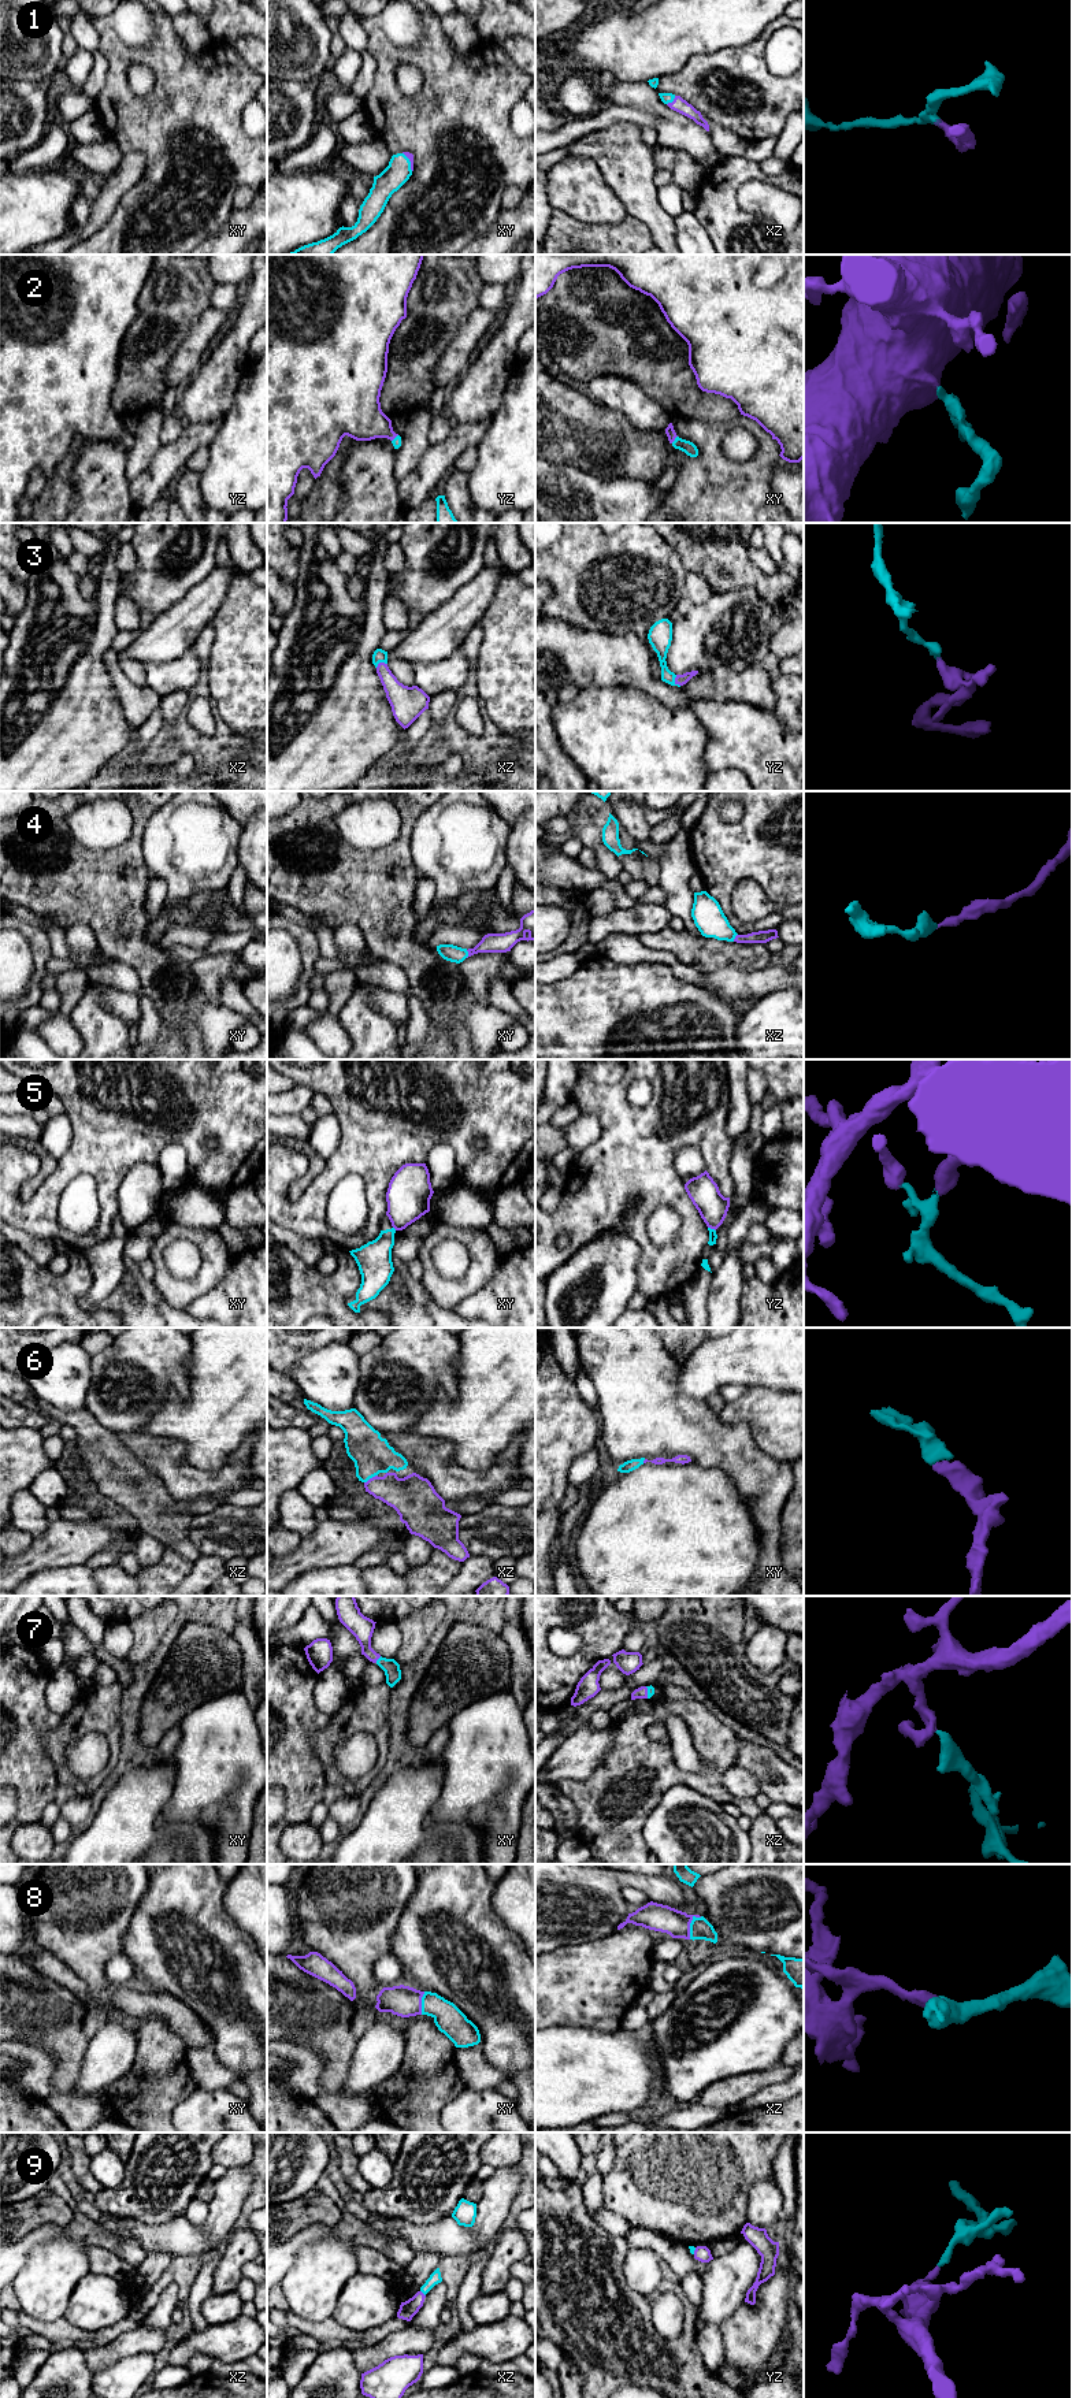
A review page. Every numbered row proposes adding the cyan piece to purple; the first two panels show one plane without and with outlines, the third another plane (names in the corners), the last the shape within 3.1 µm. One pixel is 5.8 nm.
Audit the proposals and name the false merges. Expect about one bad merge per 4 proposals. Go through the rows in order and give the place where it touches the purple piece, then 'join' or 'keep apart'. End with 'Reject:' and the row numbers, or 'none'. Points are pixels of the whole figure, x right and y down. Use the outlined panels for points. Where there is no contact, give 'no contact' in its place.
1: meets purple in xz at (672, 101); join
2: meets purple in xy at (674, 440); join
3: meets purple in yz at (675, 680); join
4: meets purple in xy at (468, 954); join
5: meets purple in yz at (712, 1228); keep apart
6: meets purple in xz at (370, 1478); join
7: meets purple in xy at (378, 1658); join
8: meets purple in xz at (689, 1925); join
9: meets purple in xz at (422, 2293); join
Reject: 5

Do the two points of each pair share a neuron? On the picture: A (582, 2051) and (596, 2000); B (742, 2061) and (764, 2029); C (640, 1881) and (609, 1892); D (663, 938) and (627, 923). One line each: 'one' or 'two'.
A: two
B: one
C: one
D: two

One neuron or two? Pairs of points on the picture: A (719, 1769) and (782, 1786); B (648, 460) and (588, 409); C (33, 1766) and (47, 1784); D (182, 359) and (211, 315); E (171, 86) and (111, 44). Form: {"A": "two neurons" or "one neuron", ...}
{"A": "two neurons", "B": "one neuron", "C": "one neuron", "D": "one neuron", "E": "one neuron"}

